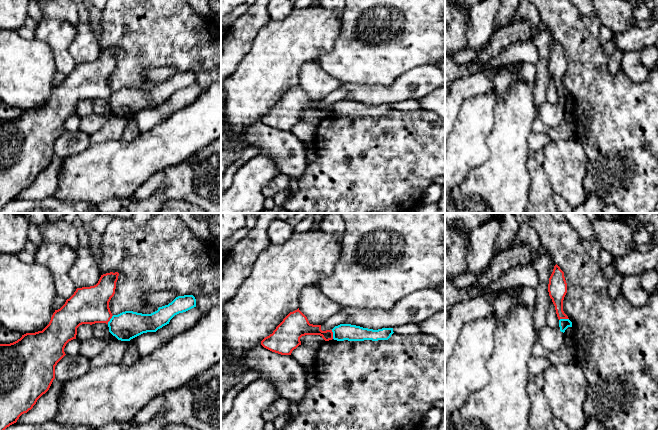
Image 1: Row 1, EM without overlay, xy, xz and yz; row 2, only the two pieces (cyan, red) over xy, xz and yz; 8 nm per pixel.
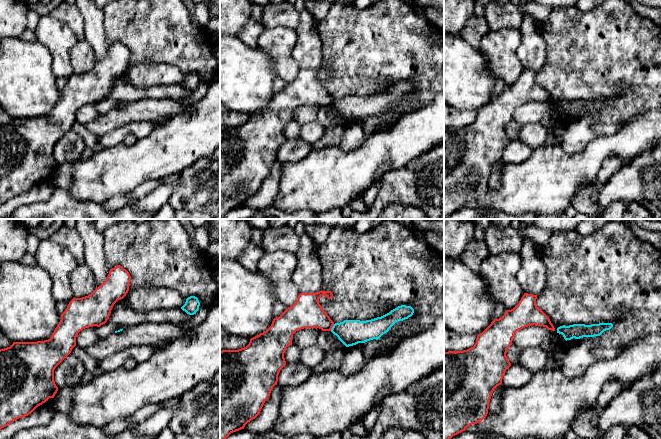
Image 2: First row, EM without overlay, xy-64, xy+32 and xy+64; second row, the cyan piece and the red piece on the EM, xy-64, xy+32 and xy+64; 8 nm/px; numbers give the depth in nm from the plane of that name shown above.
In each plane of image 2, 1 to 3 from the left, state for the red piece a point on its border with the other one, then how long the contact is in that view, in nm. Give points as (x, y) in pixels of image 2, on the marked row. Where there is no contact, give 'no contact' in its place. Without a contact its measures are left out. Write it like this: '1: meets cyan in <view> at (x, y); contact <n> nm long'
1: no contact
2: meets cyan in xy+32 at (332, 327); contact 70 nm long
3: no contact

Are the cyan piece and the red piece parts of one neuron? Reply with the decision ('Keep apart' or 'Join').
Keep apart

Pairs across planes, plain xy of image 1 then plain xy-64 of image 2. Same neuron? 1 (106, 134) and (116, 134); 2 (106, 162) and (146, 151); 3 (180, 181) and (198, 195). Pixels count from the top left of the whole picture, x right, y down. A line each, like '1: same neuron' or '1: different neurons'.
1: same neuron
2: same neuron
3: same neuron

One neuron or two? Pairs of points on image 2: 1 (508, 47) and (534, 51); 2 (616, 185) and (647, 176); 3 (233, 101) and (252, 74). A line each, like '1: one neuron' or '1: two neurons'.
1: two neurons
2: one neuron
3: one neuron

